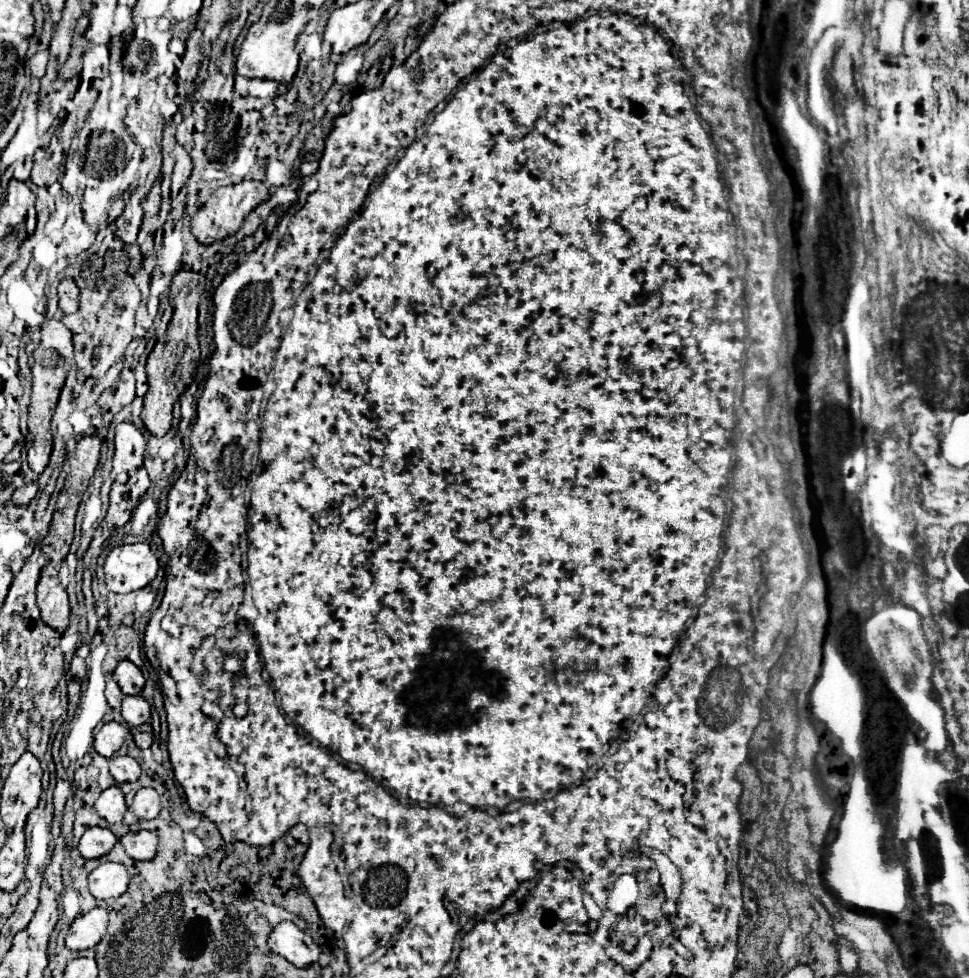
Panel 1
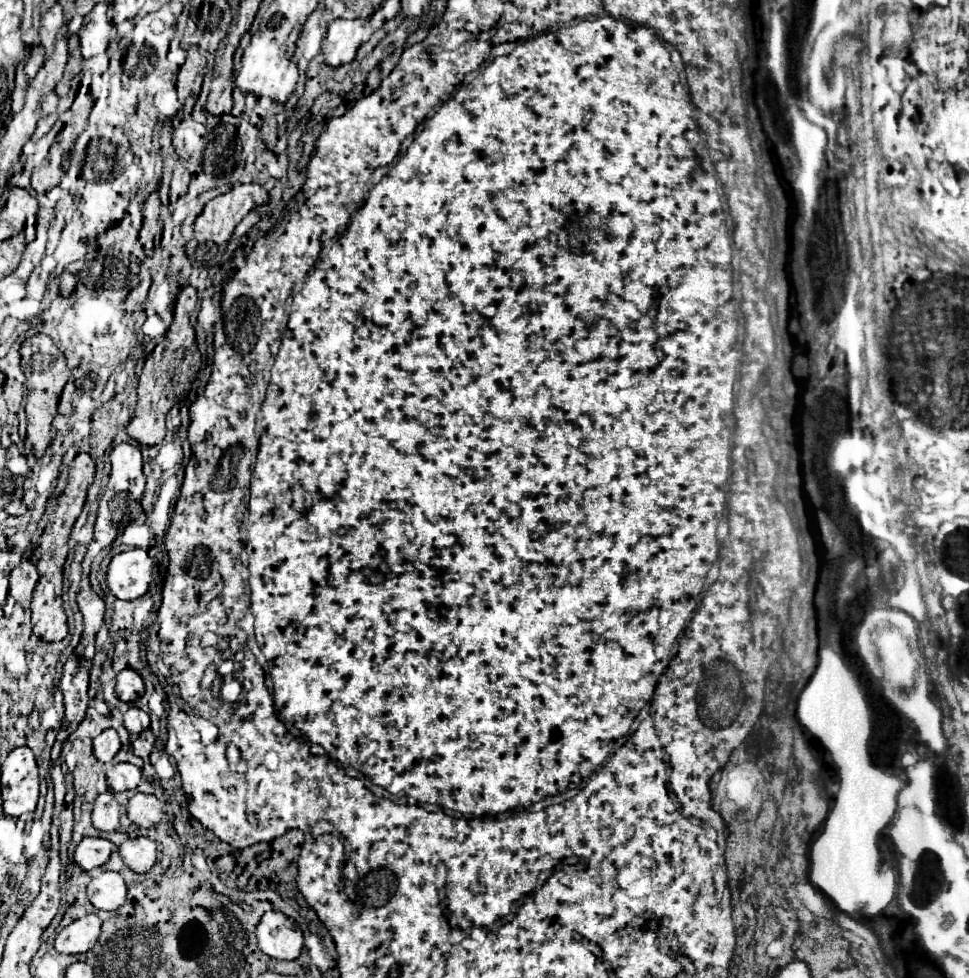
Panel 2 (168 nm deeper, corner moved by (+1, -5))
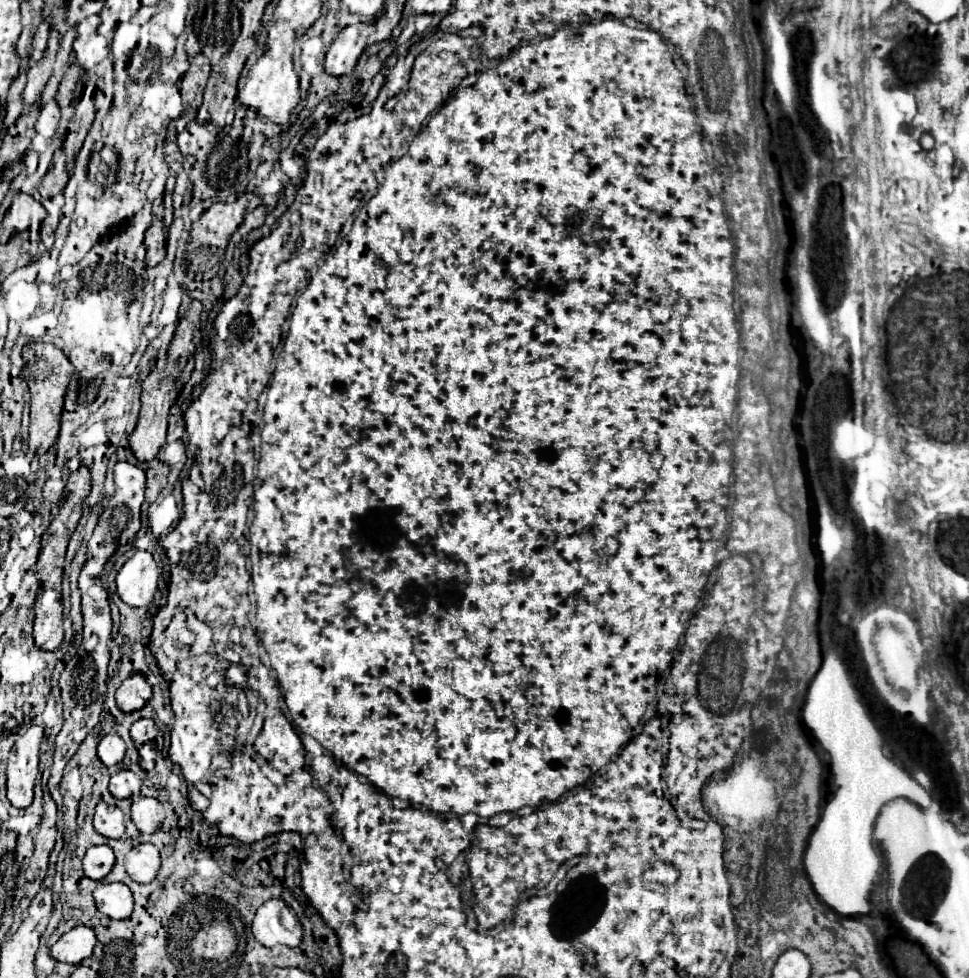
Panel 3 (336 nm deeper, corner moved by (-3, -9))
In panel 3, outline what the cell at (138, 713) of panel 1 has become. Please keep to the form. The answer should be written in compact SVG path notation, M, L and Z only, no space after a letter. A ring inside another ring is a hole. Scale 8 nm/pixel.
M138 719L138 721L134 721L132 727L130 727L130 735L132 735L134 745L140 747L140 745L144 745L146 741L156 739L158 727L156 727L156 723L154 723L152 719Z

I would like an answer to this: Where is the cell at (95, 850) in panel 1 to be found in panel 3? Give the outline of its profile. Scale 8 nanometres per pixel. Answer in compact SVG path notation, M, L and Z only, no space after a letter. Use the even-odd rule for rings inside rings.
M108 845L90 847L84 855L84 873L90 879L104 879L114 865L114 851Z

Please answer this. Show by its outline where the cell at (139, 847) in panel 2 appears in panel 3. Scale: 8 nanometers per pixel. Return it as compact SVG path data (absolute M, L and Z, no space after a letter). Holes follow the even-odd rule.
M140 843L126 855L126 871L138 883L150 883L160 869L160 855L152 843Z

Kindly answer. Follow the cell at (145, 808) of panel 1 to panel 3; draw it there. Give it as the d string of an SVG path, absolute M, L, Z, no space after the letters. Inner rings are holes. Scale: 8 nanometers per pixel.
M136 795L132 799L132 821L140 833L156 833L164 821L164 807L158 799Z

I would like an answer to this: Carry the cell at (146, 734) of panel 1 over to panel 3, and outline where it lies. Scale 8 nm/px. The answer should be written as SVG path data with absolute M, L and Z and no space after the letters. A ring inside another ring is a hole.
M148 741L140 747L140 767L144 771L150 771L154 767L154 759L156 759L156 743Z

